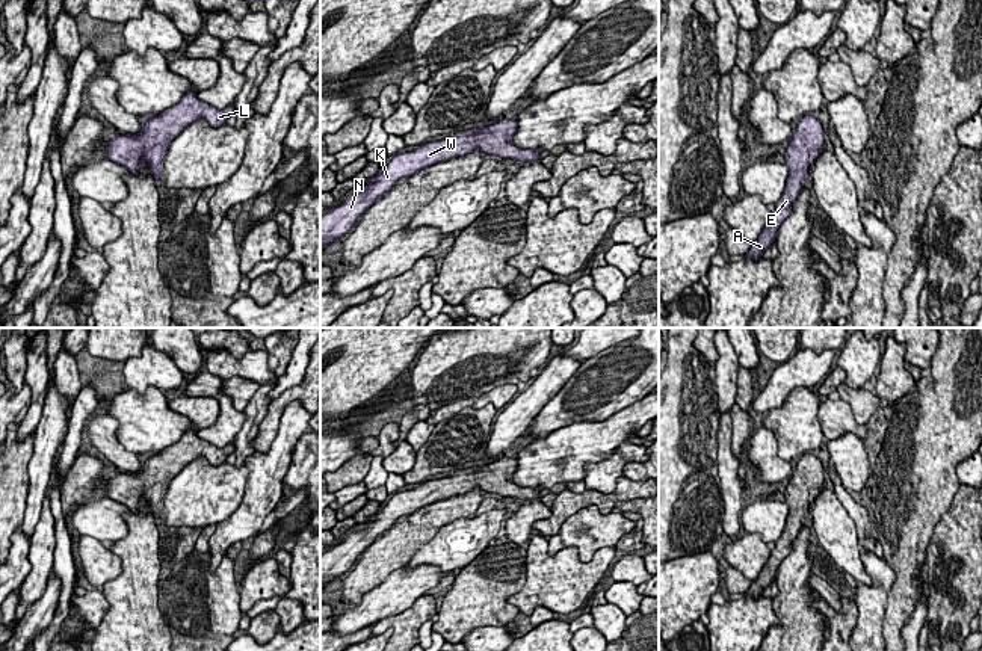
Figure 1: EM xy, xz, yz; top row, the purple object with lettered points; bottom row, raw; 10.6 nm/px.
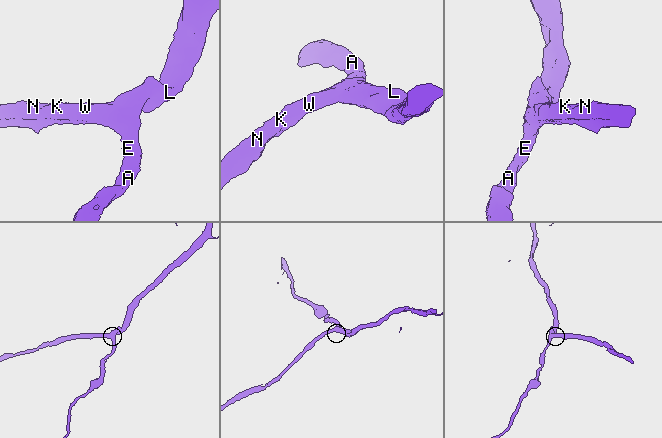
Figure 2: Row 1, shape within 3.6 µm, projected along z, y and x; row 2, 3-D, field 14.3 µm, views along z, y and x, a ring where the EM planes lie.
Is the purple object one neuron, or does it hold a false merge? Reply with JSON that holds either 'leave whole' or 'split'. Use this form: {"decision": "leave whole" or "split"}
{"decision": "leave whole"}

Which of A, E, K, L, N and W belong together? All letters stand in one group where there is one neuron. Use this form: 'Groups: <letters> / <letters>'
Groups: A E K L N W

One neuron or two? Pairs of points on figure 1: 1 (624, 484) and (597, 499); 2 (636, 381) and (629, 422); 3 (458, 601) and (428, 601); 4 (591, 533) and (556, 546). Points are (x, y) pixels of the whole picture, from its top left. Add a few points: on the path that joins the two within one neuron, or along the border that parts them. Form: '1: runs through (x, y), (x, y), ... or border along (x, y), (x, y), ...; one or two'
1: runs through (620, 491), (612, 499), (605, 499); one
2: border along (642, 398), (600, 420); two
3: border along (438, 609), (434, 618); two
4: runs through (582, 533), (565, 536); one

